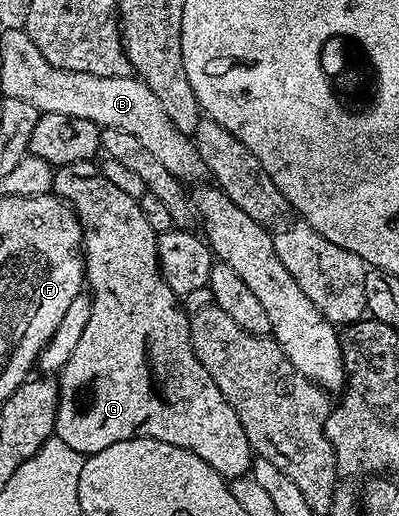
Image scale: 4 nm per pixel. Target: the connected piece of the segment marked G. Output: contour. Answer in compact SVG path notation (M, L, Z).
M93 161L73 162L67 166L60 166L54 172L53 193L57 197L67 201L74 207L79 218L82 219L84 230L84 250L88 255L88 269L86 272L85 285L92 295L92 316L88 318L88 325L80 336L80 344L76 344L76 352L68 360L68 364L60 372L60 397L58 400L58 423L54 425L54 433L68 448L76 448L83 456L89 456L96 452L104 452L104 448L112 448L120 440L132 440L133 438L151 438L152 440L164 440L164 444L176 444L176 448L190 450L200 460L204 460L222 478L233 480L247 477L252 470L252 447L248 436L244 432L244 424L240 424L240 416L228 404L228 400L220 392L220 388L212 380L208 368L196 356L192 336L190 335L191 315L183 309L183 303L179 295L172 292L172 288L166 283L162 275L162 265L158 262L158 235L155 234L152 224L148 224L144 212L140 208L137 198L128 196L128 192L116 188L112 180L108 180L102 174L101 169Z

